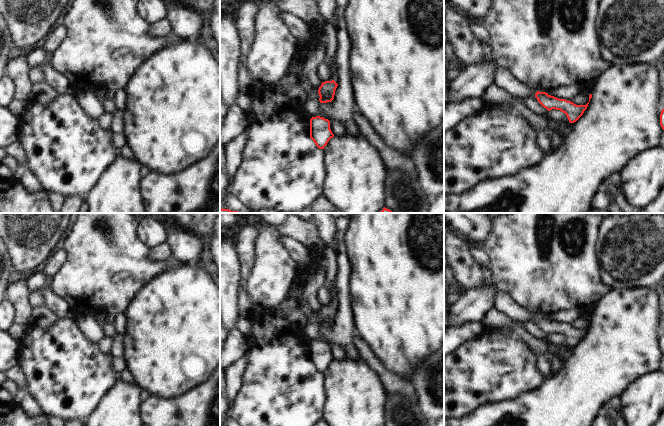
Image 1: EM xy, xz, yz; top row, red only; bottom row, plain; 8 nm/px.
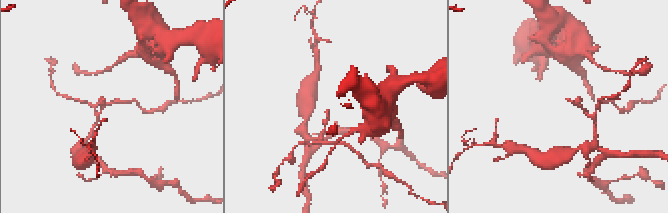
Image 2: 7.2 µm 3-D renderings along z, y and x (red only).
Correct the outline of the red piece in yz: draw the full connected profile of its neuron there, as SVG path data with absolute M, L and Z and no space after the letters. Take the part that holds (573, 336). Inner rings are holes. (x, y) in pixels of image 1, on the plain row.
M498 288L495 308L513 321L518 321L523 324L526 322L533 322L548 335L552 333L560 334L566 338L570 347L576 346L583 339L589 328L588 326L586 329L576 329L571 325L551 320L546 316L530 313L528 310L518 305L509 294L500 291Z

